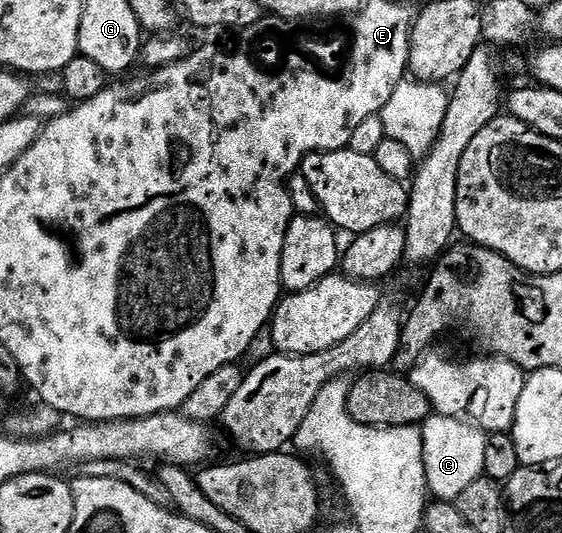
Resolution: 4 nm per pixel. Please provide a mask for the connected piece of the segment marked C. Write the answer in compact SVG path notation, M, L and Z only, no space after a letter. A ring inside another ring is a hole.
M432 414L422 424L422 450L429 493L437 501L455 502L458 494L462 494L470 482L484 475L487 445L488 436L483 428L477 428L464 418Z

